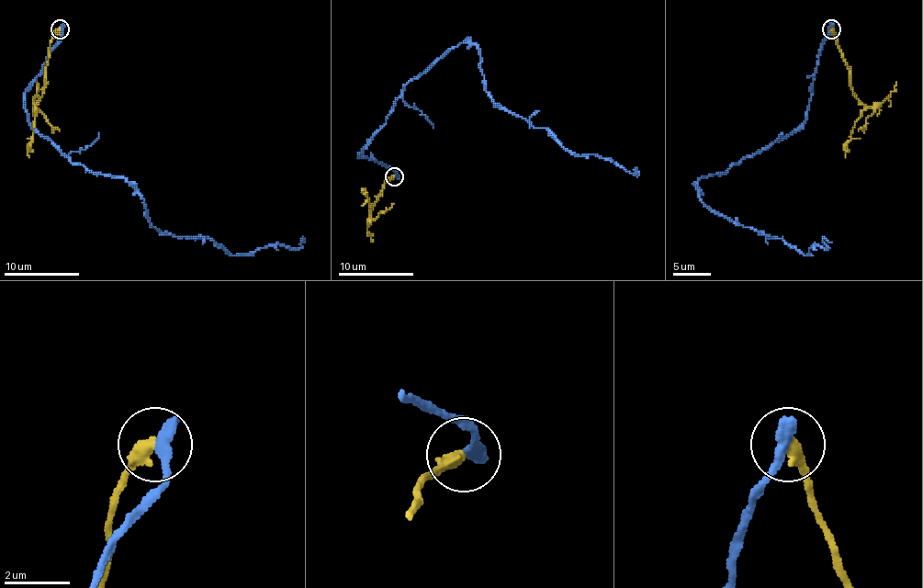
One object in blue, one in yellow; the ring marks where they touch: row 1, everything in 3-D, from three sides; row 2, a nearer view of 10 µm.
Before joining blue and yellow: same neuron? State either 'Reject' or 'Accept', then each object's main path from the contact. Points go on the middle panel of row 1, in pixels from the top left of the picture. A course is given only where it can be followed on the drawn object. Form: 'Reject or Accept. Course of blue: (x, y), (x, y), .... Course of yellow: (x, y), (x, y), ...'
Reject. Course of blue: (393, 175), (361, 149), (410, 81), (475, 43), (495, 103), (637, 177). Course of yellow: (393, 177), (384, 183), (371, 209), (363, 190)

